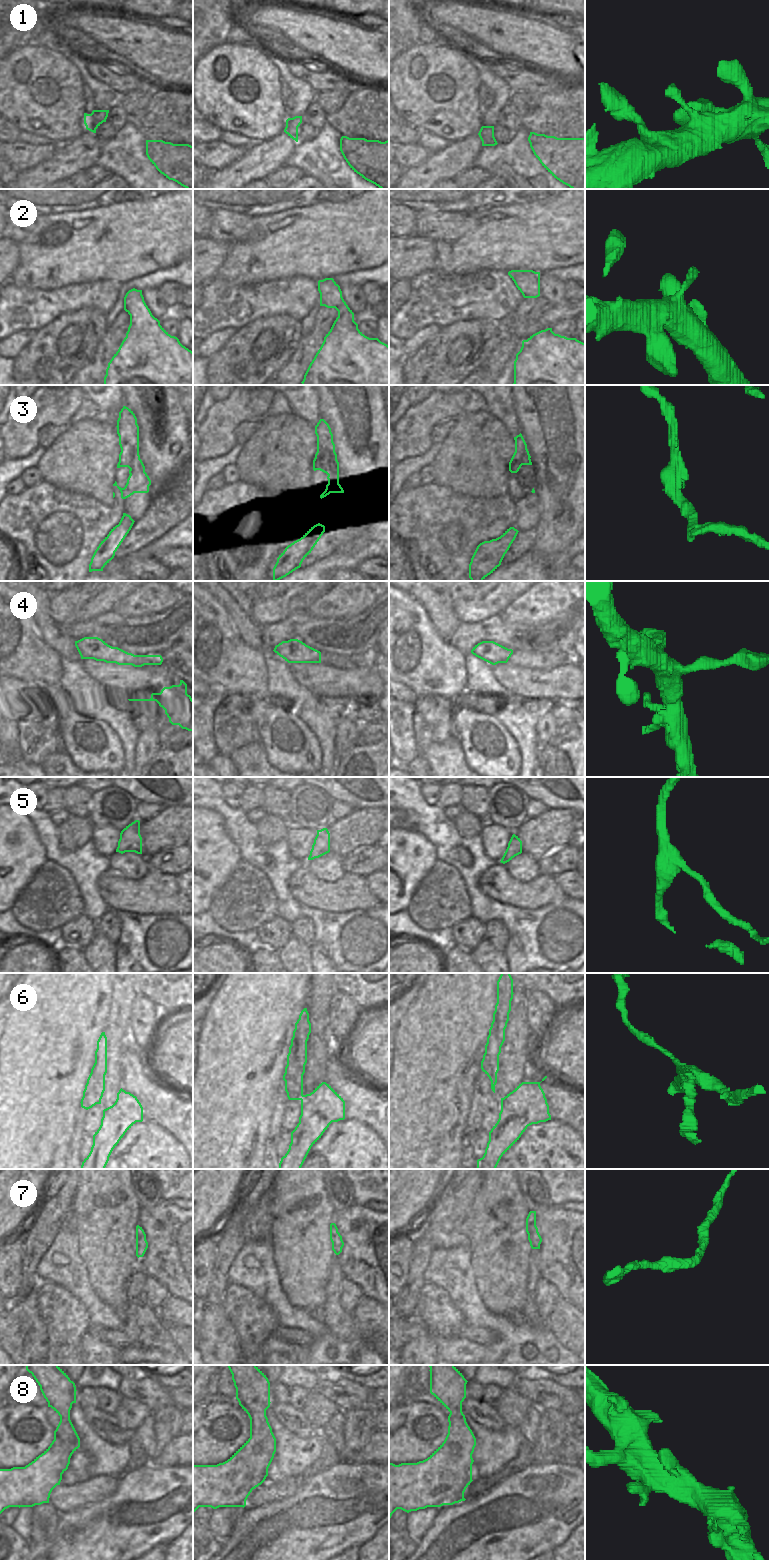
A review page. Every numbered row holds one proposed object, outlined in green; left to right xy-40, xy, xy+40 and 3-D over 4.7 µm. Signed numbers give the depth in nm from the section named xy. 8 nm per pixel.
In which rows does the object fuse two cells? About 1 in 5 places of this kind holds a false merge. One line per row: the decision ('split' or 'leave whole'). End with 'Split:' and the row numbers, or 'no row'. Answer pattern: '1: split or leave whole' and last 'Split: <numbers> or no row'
1: leave whole
2: leave whole
3: split
4: leave whole
5: leave whole
6: split
7: leave whole
8: leave whole
Split: 3, 6

